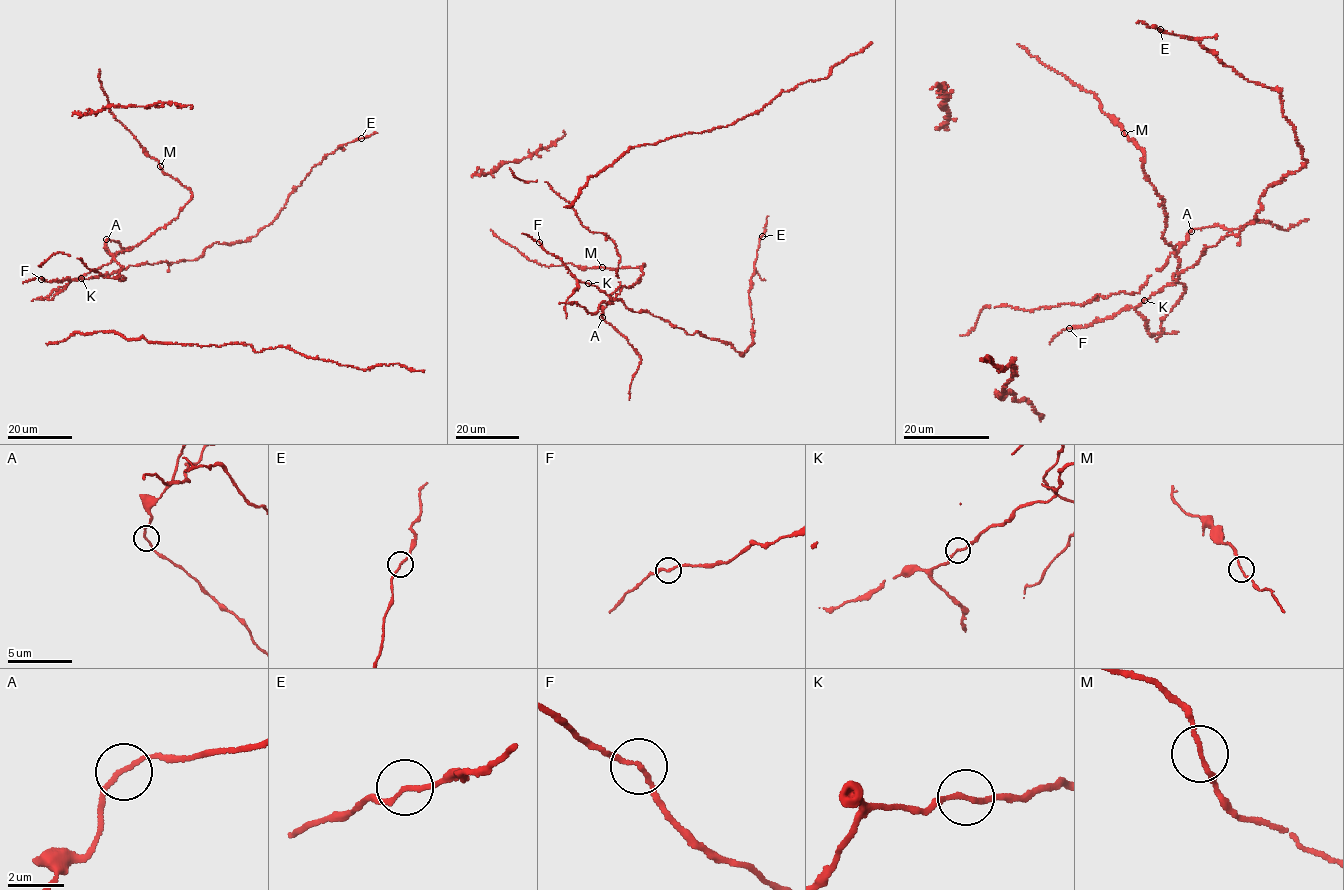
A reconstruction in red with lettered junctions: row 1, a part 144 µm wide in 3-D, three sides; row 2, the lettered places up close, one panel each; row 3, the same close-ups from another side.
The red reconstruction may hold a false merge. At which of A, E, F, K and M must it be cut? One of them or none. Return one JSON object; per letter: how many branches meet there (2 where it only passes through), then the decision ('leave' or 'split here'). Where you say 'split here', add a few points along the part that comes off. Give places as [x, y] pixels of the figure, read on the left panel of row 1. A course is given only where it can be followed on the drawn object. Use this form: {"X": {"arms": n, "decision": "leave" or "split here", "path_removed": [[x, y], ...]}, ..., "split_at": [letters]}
{"A": {"arms": 2, "decision": "leave"}, "E": {"arms": 2, "decision": "leave"}, "F": {"arms": 2, "decision": "leave"}, "K": {"arms": 2, "decision": "leave"}, "M": {"arms": 2, "decision": "leave"}, "split_at": []}

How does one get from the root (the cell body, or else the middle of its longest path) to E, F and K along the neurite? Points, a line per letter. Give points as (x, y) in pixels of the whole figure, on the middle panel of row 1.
E: (608, 303), (593, 314), (566, 300), (577, 281), (596, 285), (742, 356), (761, 236)
F: (608, 303), (602, 302), (593, 314), (575, 302), (566, 302), (578, 282), (560, 259), (539, 242)
K: (608, 303), (602, 302), (598, 310), (593, 314), (575, 302), (566, 302), (578, 287), (577, 281), (588, 283)

